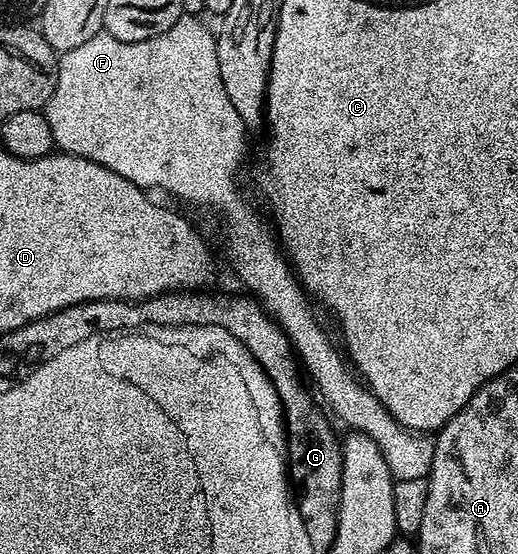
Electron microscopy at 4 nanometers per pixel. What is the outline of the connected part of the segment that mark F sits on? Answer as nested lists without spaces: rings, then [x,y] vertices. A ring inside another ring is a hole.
[[[183,16],[175,20],[167,32],[159,32],[159,36],[138,42],[115,40],[115,36],[102,32],[91,36],[87,44],[79,44],[79,48],[64,51],[57,64],[57,87],[43,108],[47,124],[51,124],[54,147],[60,153],[74,154],[95,164],[103,164],[103,168],[119,172],[123,180],[131,180],[131,184],[146,192],[166,190],[171,197],[181,202],[214,210],[225,225],[225,254],[234,272],[241,277],[242,284],[250,290],[246,291],[257,305],[285,333],[296,361],[301,361],[302,368],[317,385],[322,400],[329,405],[328,413],[349,426],[345,428],[350,431],[371,436],[371,440],[379,444],[379,452],[383,452],[383,460],[387,460],[387,468],[398,483],[428,479],[431,460],[435,460],[434,439],[428,433],[399,425],[395,416],[391,416],[379,399],[363,385],[342,351],[335,342],[333,347],[332,340],[317,323],[313,315],[314,303],[298,282],[270,223],[261,222],[260,216],[237,191],[237,173],[245,158],[247,127],[239,112],[235,112],[235,104],[231,104],[227,88],[223,88],[223,76],[219,76],[216,33],[212,29],[209,31],[201,21],[197,16]]]

